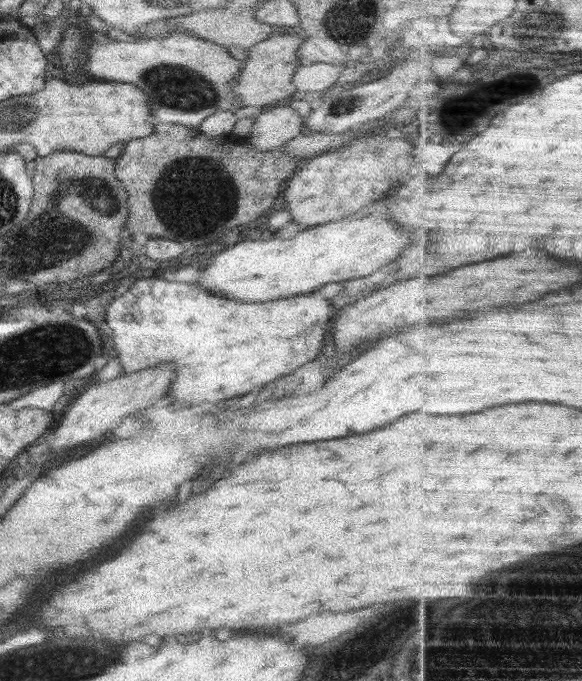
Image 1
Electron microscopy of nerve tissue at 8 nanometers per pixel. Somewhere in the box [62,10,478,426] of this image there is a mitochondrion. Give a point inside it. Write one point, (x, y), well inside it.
(199, 175)

